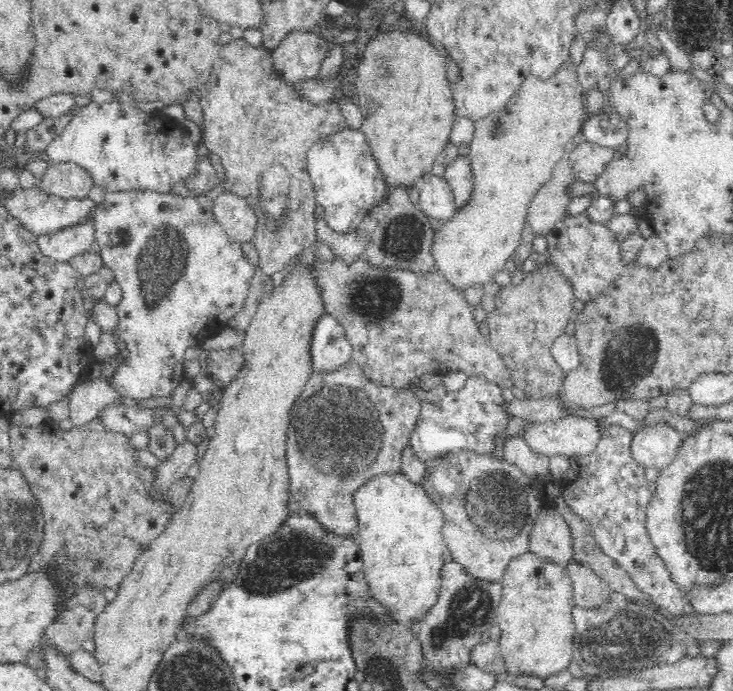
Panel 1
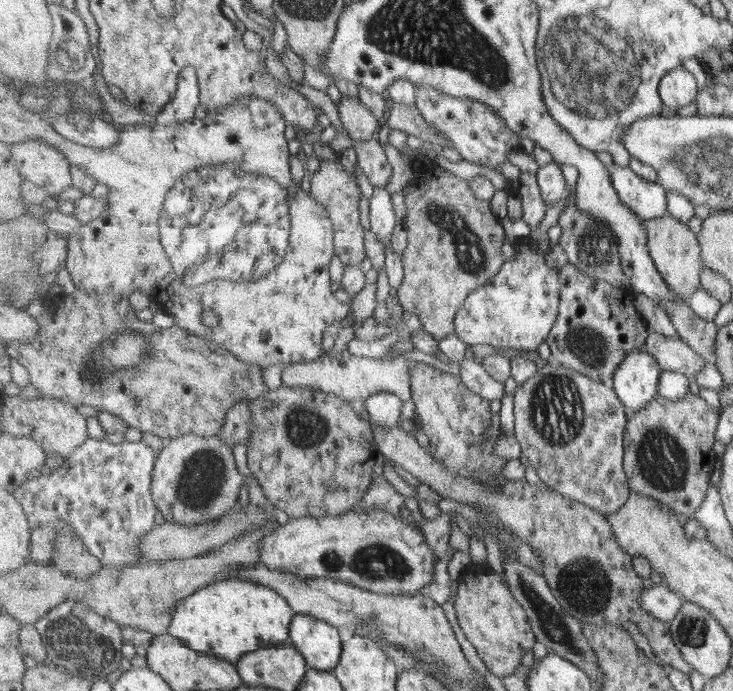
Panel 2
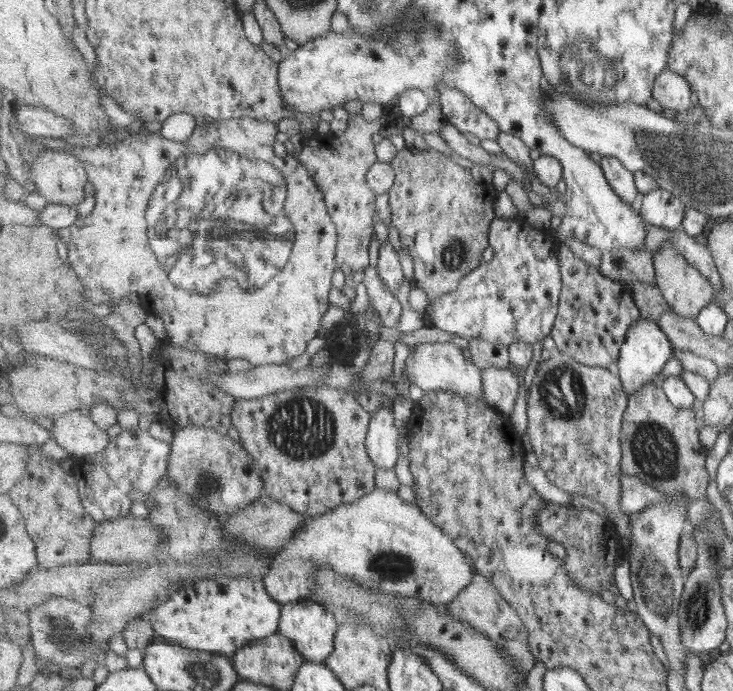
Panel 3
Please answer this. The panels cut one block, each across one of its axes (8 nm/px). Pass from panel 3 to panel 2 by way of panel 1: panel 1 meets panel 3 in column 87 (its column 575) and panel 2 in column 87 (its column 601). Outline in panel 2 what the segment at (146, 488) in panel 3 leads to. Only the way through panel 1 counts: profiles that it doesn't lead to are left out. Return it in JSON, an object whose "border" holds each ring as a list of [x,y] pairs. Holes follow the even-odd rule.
{"border":[[[87,438],[73,454],[65,458],[64,463],[48,475],[36,475],[23,481],[12,494],[23,505],[31,526],[31,559],[34,562],[51,565],[51,551],[56,536],[55,527],[59,522],[67,523],[81,537],[89,553],[102,561],[109,569],[120,569],[142,560],[141,537],[155,527],[157,503],[153,500],[151,486],[158,452],[143,441],[121,441],[117,444]]]}

